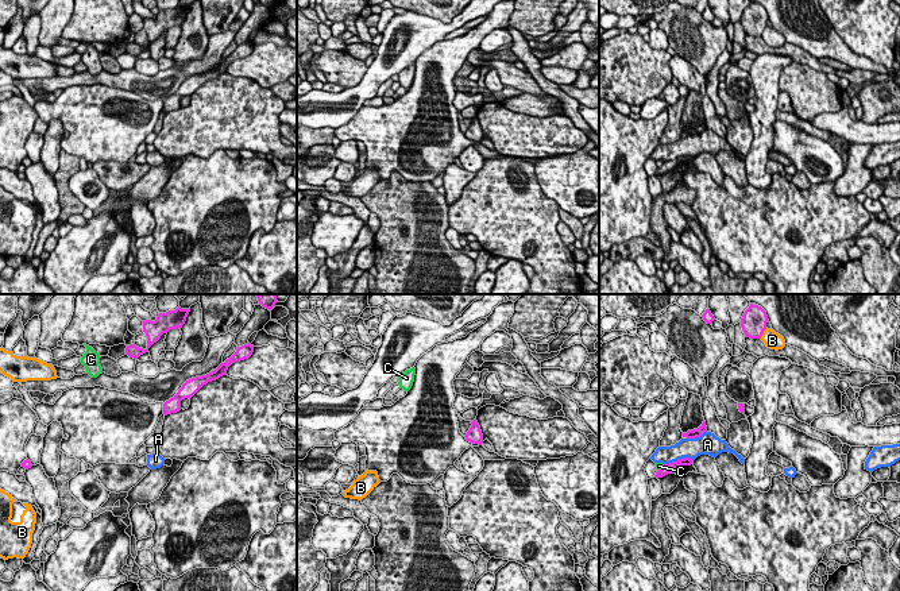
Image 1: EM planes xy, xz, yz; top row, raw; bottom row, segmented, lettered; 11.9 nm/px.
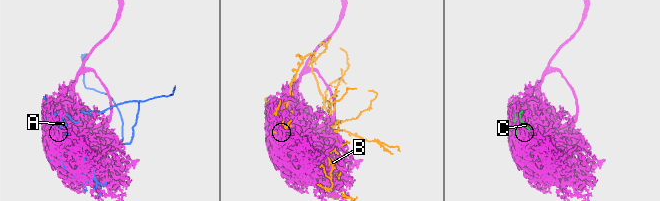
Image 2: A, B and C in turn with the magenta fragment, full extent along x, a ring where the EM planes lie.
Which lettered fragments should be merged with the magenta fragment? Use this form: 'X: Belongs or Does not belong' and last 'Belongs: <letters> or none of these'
A: Does not belong
B: Does not belong
C: Does not belong
Belongs: none of these

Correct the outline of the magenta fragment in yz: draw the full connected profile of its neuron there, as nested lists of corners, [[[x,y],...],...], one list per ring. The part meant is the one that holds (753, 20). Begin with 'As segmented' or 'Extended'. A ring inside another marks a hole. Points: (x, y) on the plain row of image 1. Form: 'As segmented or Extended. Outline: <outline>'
As segmented. Outline: [[[750,1],[741,16],[741,24],[746,35],[761,36],[768,19],[766,9],[761,4]]]

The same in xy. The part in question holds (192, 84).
As segmented. Outline: [[[247,40],[242,45],[237,45],[236,50],[229,57],[227,57],[224,61],[221,61],[215,69],[206,73],[196,74],[196,76],[186,78],[182,82],[182,85],[178,88],[178,90],[163,101],[163,112],[167,113],[171,111],[179,109],[182,97],[185,96],[190,97],[204,82],[225,73],[228,65],[232,61],[248,57],[252,53],[252,50],[254,50],[254,43]]]

